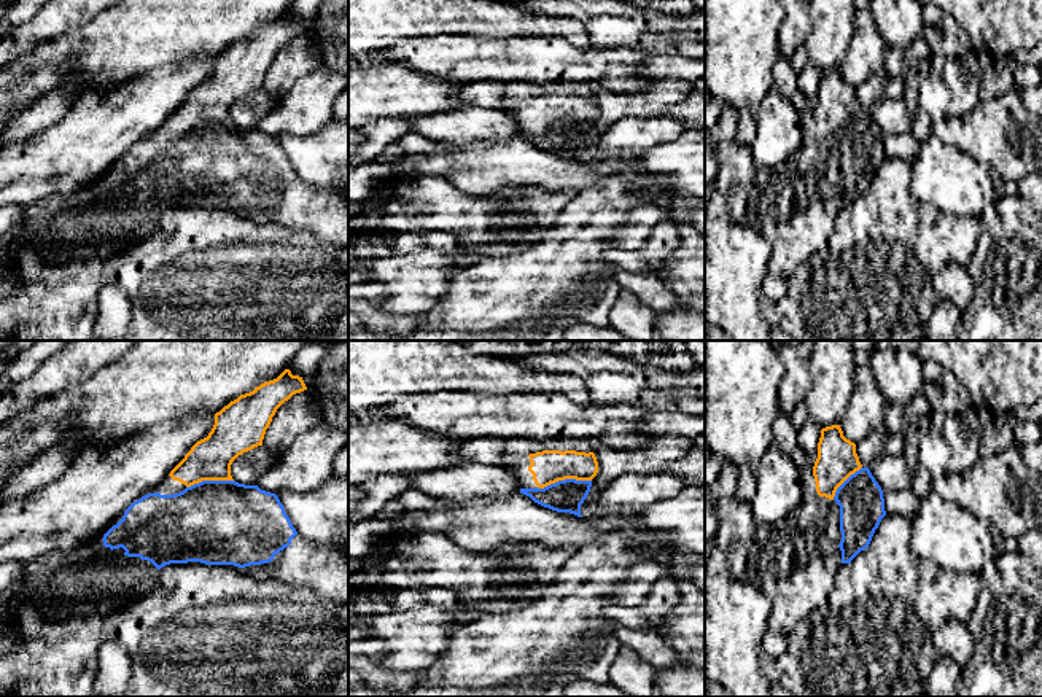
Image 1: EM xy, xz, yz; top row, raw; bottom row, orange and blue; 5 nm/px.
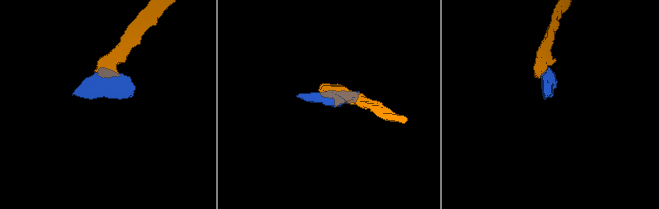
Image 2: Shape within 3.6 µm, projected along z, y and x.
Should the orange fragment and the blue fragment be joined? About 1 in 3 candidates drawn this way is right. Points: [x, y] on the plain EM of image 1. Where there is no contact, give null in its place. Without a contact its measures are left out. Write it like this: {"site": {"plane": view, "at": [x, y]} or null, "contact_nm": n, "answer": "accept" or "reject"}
{"site": {"plane": "xz", "at": [565, 121]}, "contact_nm": 260, "answer": "accept"}

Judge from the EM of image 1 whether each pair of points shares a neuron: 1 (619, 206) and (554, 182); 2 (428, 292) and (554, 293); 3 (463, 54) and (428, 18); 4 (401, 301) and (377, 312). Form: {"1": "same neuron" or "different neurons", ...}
{"1": "different neurons", "2": "different neurons", "3": "different neurons", "4": "different neurons"}

